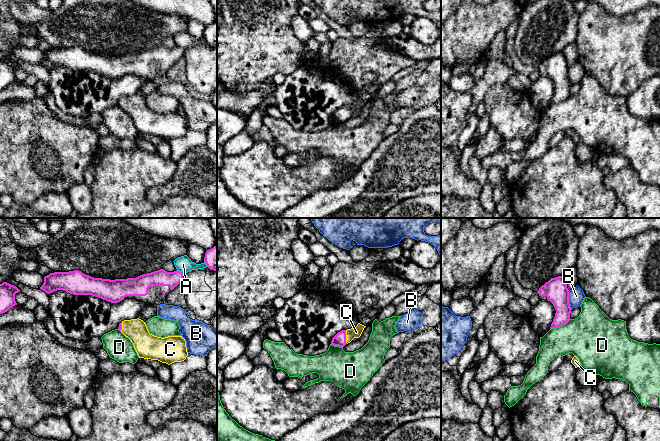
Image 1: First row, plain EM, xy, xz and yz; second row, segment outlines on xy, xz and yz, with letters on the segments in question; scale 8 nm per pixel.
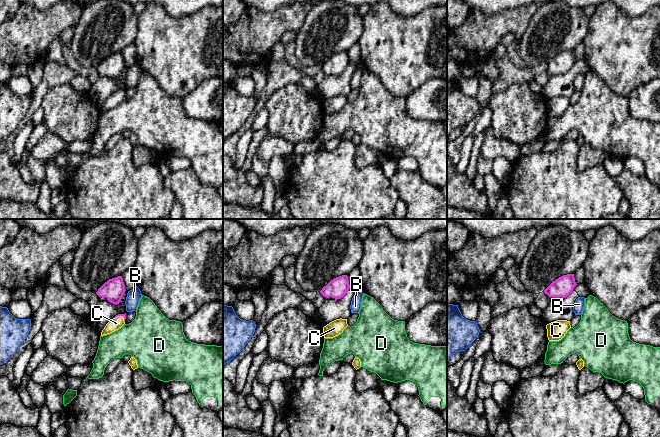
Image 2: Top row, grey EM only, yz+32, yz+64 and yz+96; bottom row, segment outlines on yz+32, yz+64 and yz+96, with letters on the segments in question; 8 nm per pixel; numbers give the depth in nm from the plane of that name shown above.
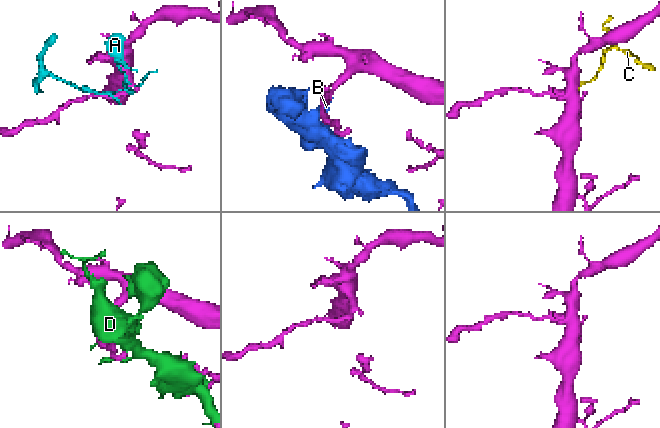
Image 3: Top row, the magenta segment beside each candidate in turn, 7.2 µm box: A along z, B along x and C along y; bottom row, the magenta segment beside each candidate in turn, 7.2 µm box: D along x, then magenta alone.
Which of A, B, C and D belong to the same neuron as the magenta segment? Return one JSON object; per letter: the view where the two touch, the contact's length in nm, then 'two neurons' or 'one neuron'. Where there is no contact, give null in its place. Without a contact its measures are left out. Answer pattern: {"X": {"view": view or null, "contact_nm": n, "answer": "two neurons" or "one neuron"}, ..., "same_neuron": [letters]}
{"A": {"view": "xy", "contact_nm": 80, "answer": "two neurons"}, "B": {"view": "yz", "contact_nm": 150, "answer": "two neurons"}, "C": {"view": "xz", "contact_nm": 110, "answer": "one neuron"}, "D": {"view": "yz", "contact_nm": 190, "answer": "two neurons"}, "same_neuron": ["C"]}

